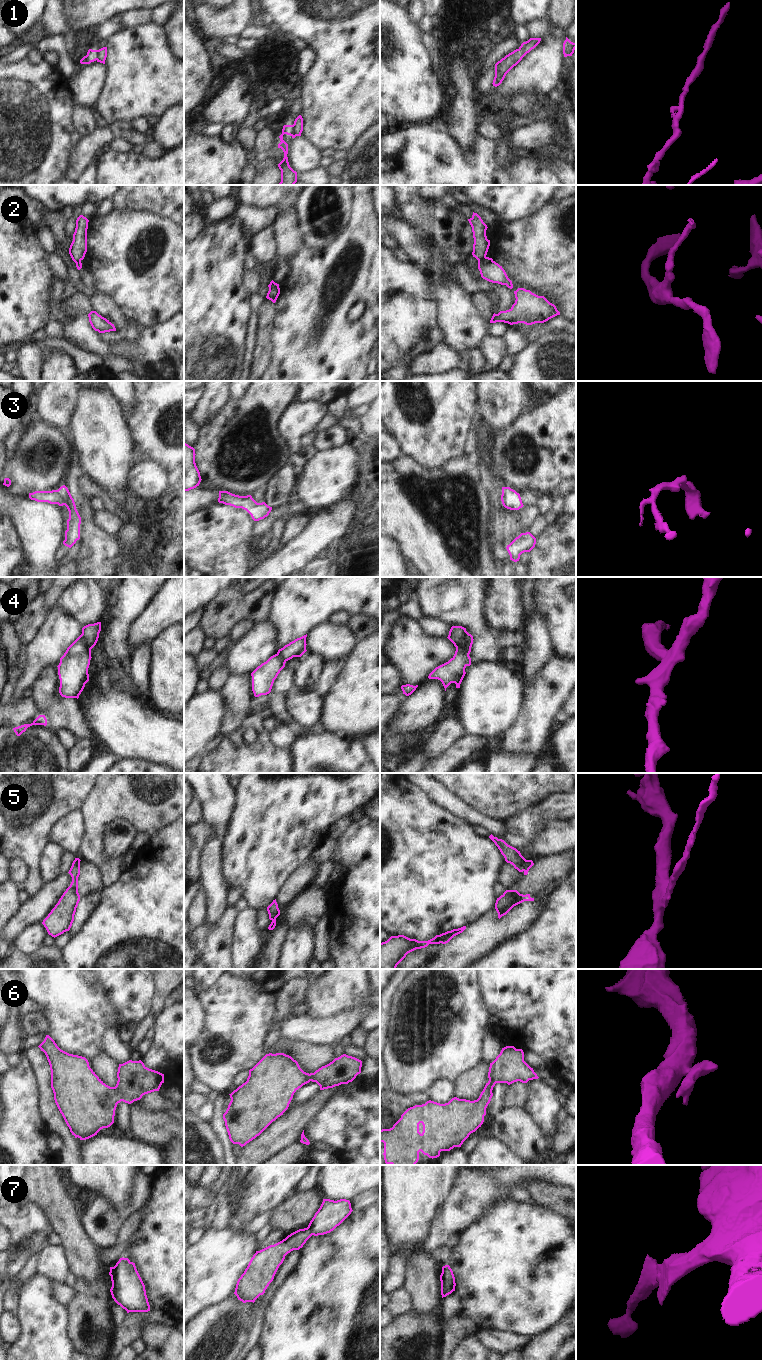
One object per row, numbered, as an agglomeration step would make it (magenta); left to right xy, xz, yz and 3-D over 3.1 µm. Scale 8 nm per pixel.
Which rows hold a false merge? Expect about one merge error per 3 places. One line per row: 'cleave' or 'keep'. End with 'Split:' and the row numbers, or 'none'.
1: keep
2: cleave
3: keep
4: cleave
5: keep
6: keep
7: cleave
Split: 2, 4, 7

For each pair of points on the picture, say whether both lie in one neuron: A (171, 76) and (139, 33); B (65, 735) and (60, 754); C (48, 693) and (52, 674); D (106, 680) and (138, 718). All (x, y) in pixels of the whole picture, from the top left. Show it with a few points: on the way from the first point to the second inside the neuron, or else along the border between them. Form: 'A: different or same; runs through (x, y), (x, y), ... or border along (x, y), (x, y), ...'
A: same; runs through (160, 65), (144, 49), (143, 44)
B: different; border along (56, 733), (63, 745)
C: same; runs through (48, 688), (49, 679)
D: different; border along (111, 686), (109, 688)

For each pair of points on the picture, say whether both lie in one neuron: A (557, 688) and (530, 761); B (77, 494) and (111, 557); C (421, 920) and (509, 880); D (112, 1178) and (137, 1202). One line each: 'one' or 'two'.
A: two
B: one
C: two
D: two

